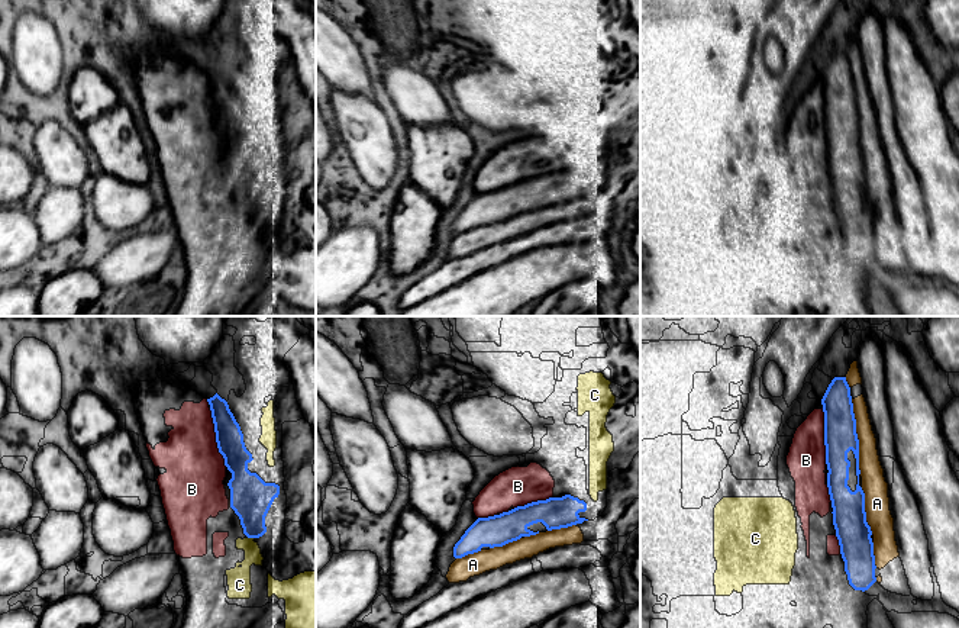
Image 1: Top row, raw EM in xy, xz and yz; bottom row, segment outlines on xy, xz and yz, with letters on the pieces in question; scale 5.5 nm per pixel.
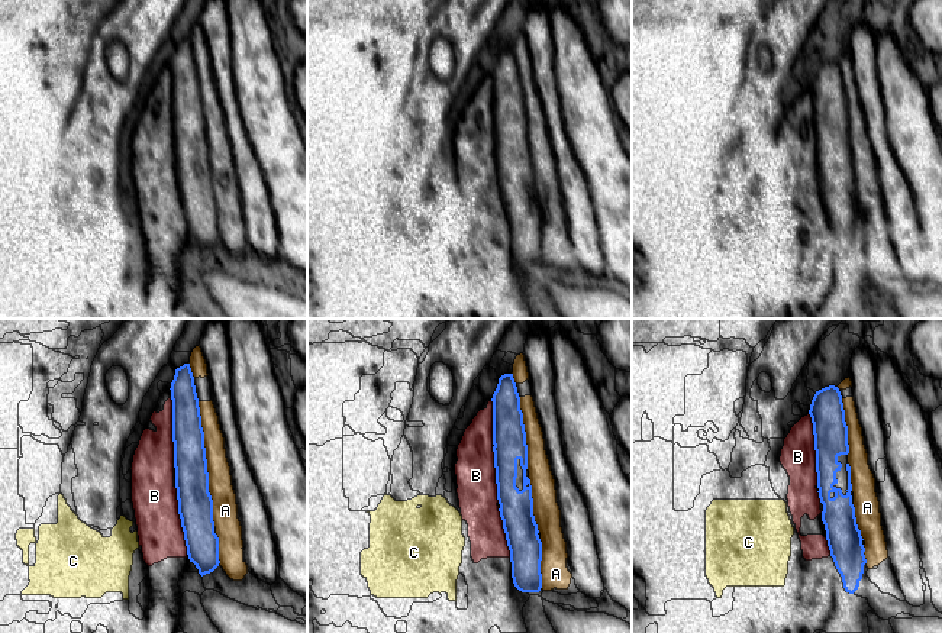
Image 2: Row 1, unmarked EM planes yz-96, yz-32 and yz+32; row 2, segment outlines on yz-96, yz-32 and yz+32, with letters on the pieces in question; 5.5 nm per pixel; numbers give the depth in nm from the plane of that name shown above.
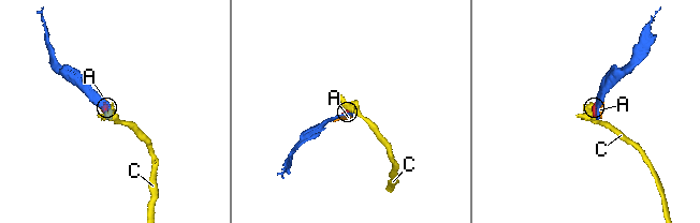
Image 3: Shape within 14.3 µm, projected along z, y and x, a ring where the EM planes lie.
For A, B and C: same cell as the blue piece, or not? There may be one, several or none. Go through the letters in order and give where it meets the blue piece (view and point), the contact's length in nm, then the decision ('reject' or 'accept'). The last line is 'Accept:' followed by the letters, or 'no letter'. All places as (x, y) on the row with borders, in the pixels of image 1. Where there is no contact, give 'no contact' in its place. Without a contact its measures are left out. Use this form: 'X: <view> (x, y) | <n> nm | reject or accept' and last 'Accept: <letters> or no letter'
A: yz (856, 437) | 420 nm | reject
B: xy (216, 437) | 340 nm | reject
C: xy (251, 537) | 60 nm | reject
Accept: no letter

